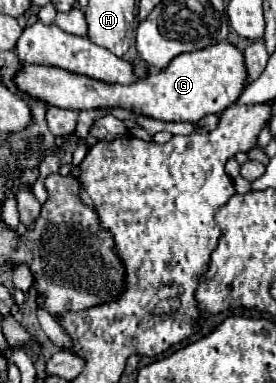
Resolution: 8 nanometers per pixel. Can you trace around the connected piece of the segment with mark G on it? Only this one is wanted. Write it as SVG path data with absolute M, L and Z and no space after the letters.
M220 42L198 52L186 52L174 58L158 74L146 74L130 86L98 82L90 76L74 74L54 66L24 64L16 74L16 84L22 92L40 98L52 106L68 110L94 110L94 108L124 108L134 114L144 114L162 122L198 122L208 114L220 114L238 100L246 82L246 66L242 52L230 44Z

